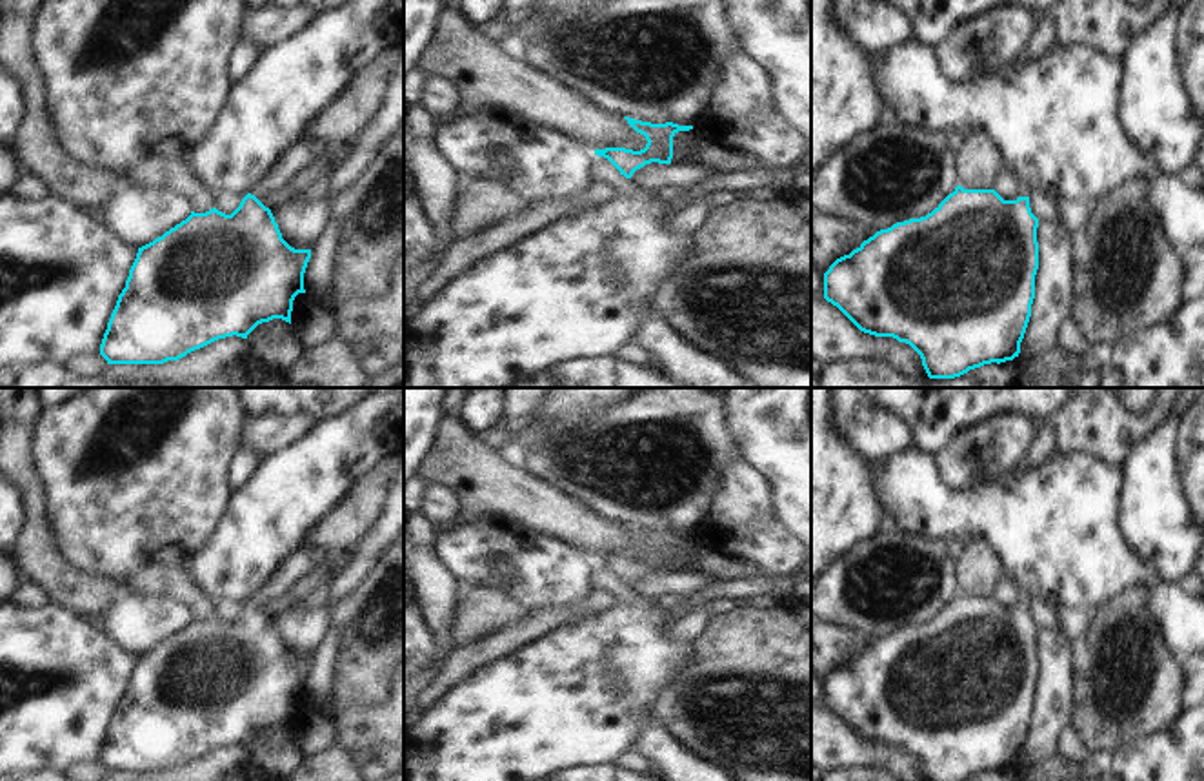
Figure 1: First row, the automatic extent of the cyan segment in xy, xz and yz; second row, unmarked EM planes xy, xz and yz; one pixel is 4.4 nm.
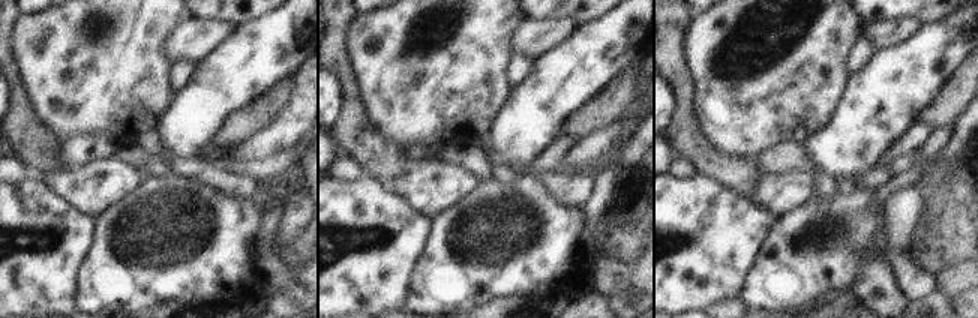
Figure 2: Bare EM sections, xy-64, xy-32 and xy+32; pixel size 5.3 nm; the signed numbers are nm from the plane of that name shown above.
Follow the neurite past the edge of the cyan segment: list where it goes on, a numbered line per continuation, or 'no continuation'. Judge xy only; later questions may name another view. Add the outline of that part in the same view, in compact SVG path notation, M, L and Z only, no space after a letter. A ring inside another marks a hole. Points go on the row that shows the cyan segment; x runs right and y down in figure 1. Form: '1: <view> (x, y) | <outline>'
1: xy (300, 155) | M296 142L280 153L278 160L251 186L249 193L258 200L284 188L298 171L315 164L327 146L322 142Z

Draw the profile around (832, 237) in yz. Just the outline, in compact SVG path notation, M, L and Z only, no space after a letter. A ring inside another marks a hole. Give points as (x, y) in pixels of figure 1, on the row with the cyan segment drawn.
M811 211L811 260L826 273L829 266L860 248L877 231L829 213Z

